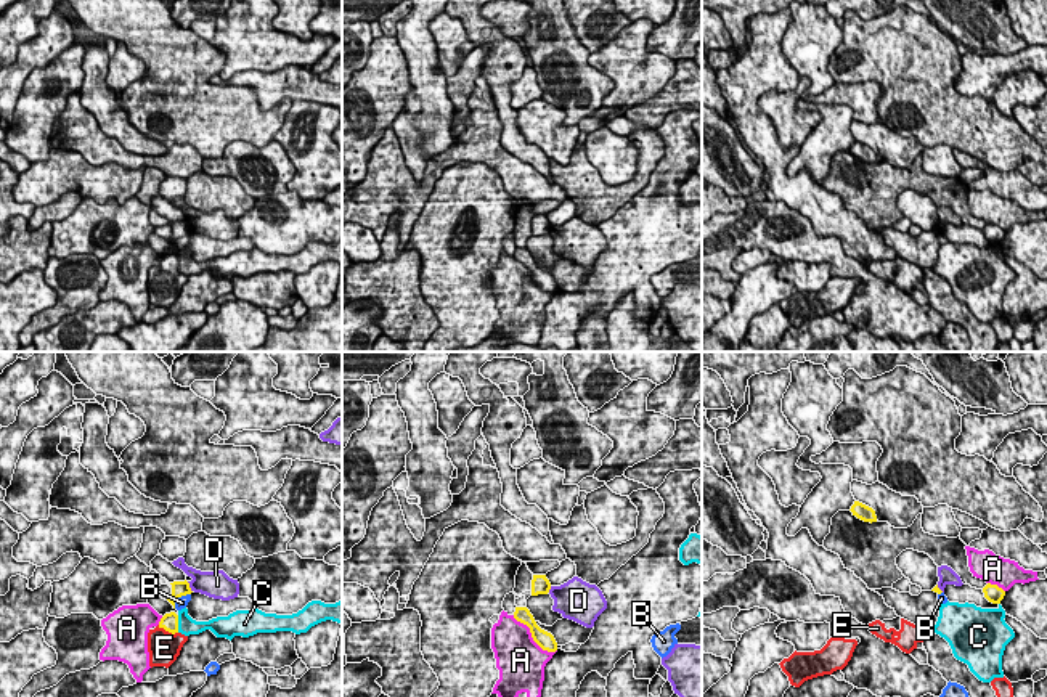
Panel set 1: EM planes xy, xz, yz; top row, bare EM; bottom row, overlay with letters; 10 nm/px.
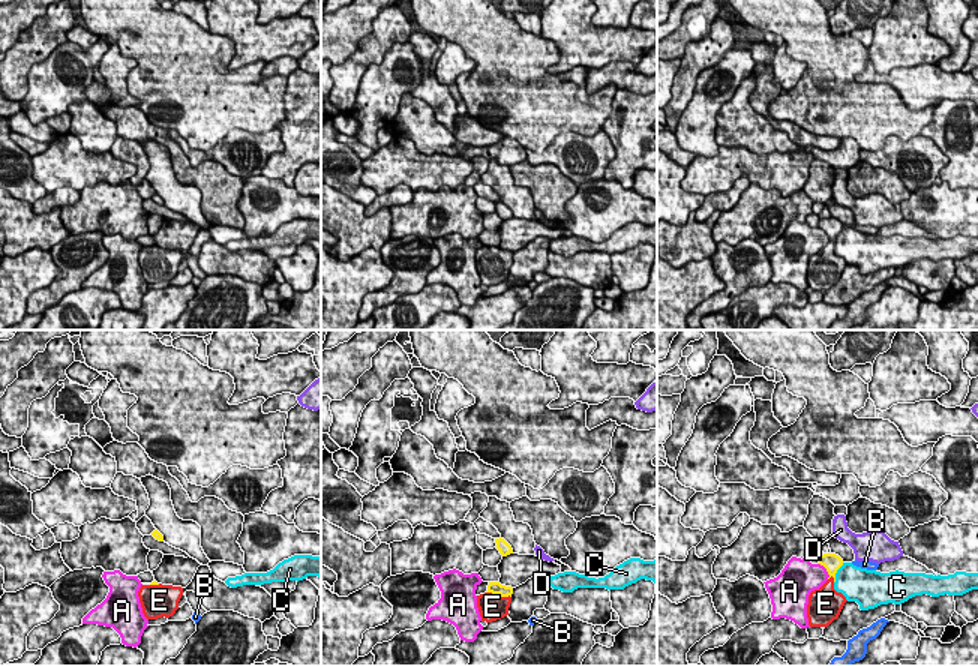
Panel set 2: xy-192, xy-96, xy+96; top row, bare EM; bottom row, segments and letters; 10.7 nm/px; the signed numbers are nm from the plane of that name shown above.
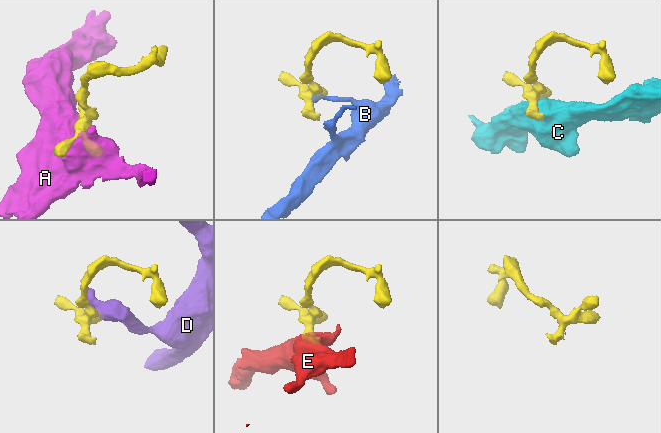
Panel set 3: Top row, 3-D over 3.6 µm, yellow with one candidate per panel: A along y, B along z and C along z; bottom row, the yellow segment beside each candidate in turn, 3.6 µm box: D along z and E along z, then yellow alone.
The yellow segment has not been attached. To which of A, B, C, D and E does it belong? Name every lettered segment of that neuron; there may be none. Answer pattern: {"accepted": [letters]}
{"accepted": ["E"]}

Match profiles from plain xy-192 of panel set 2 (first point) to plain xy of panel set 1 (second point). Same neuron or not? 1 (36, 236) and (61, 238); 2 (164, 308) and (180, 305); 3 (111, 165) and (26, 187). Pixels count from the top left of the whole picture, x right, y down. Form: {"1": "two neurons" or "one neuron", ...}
{"1": "two neurons", "2": "two neurons", "3": "one neuron"}

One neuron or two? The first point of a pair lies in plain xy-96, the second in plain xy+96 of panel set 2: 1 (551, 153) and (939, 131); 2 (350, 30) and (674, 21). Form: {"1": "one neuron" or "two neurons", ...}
{"1": "two neurons", "2": "two neurons"}

